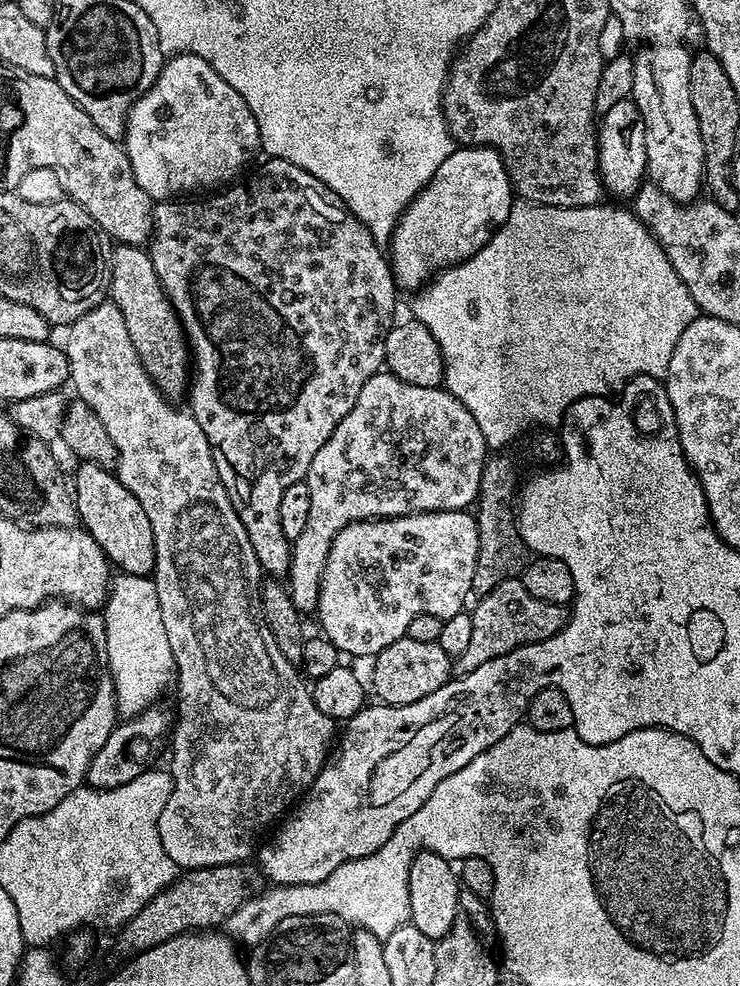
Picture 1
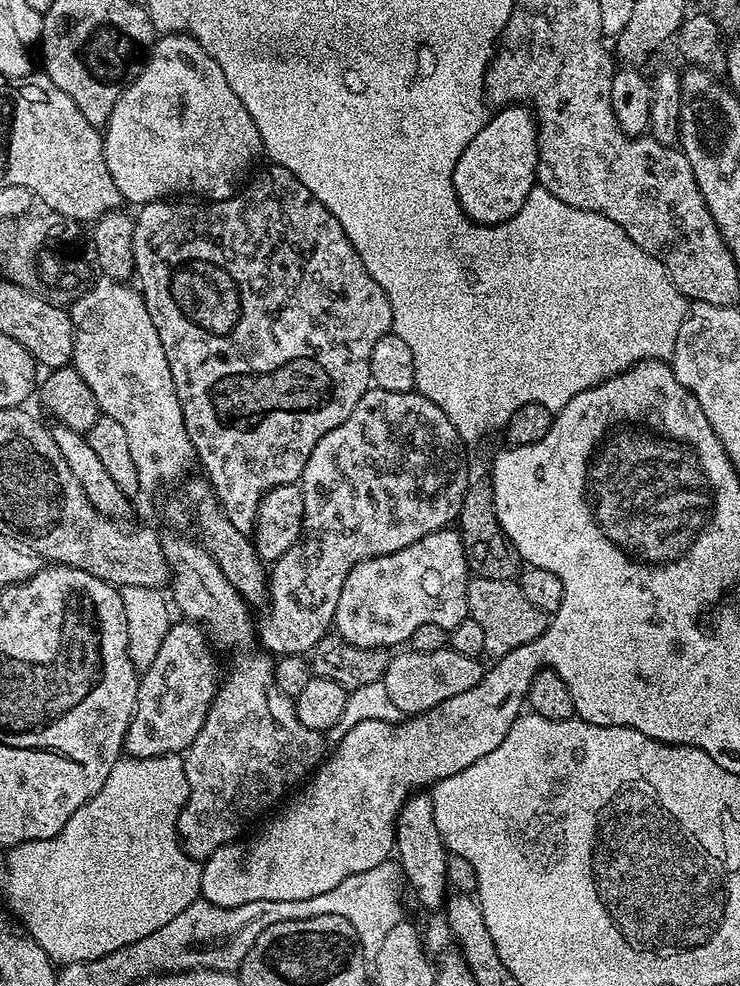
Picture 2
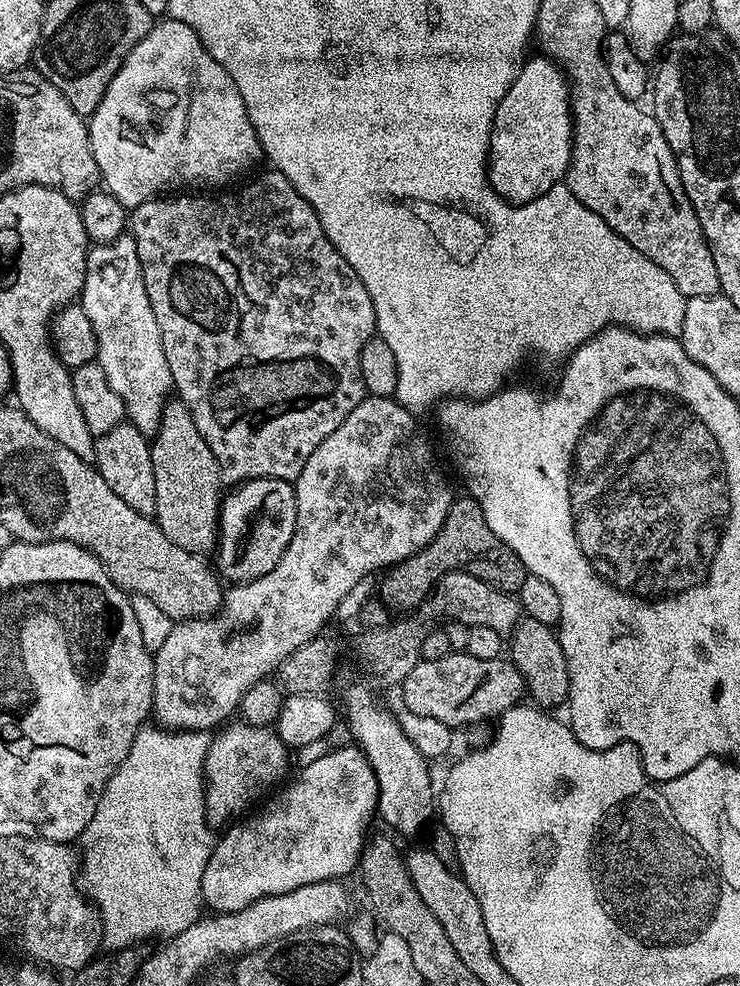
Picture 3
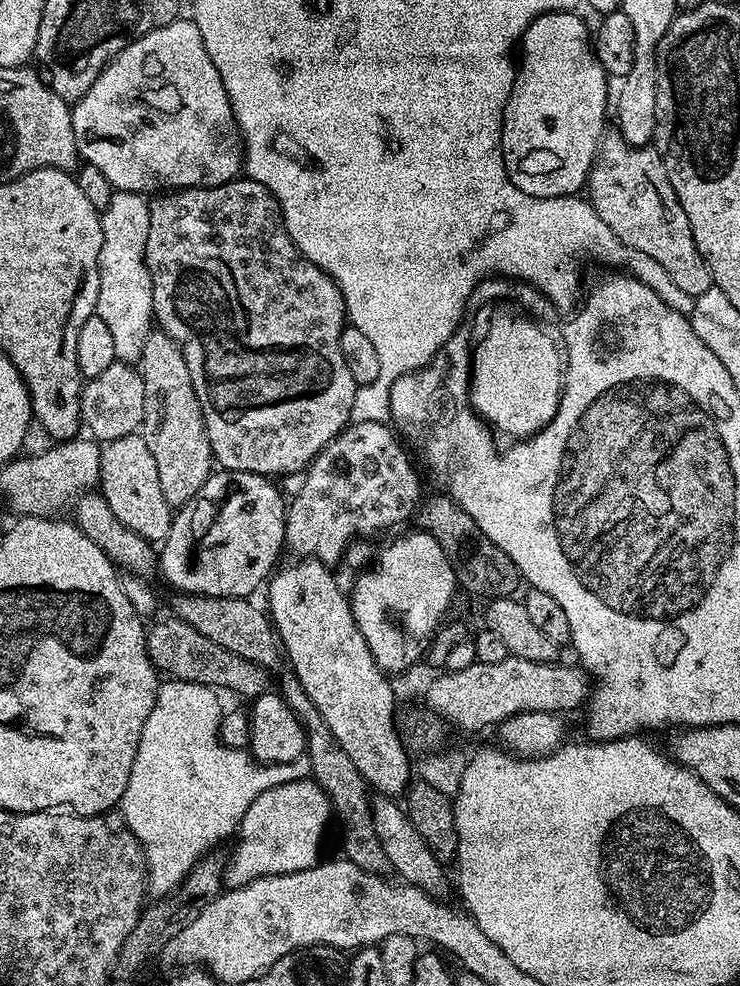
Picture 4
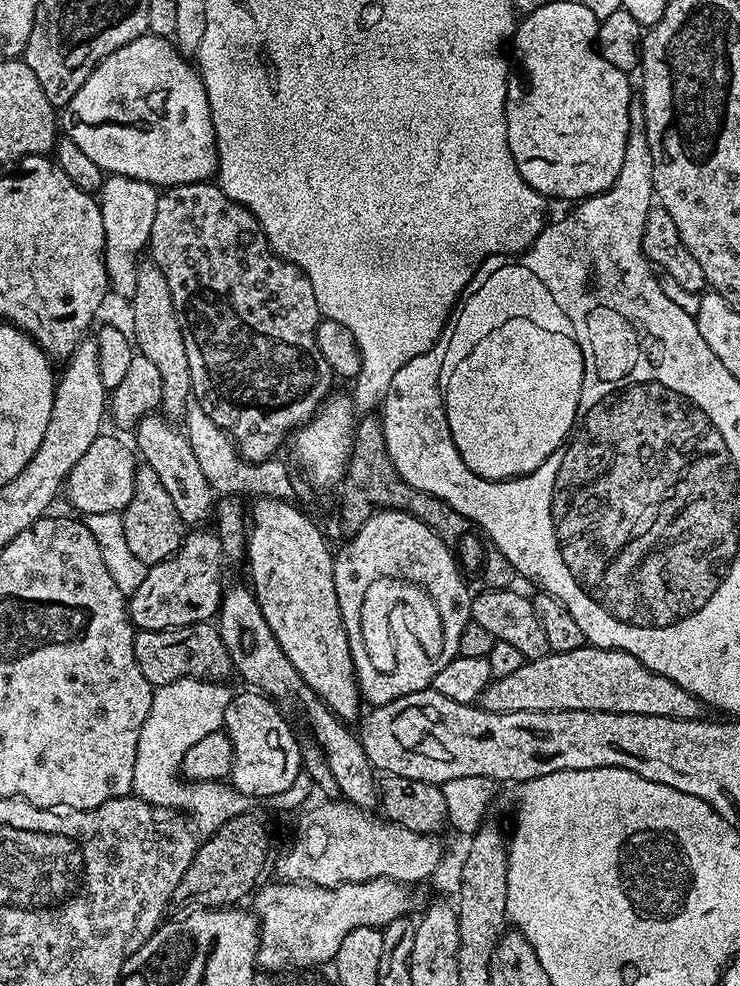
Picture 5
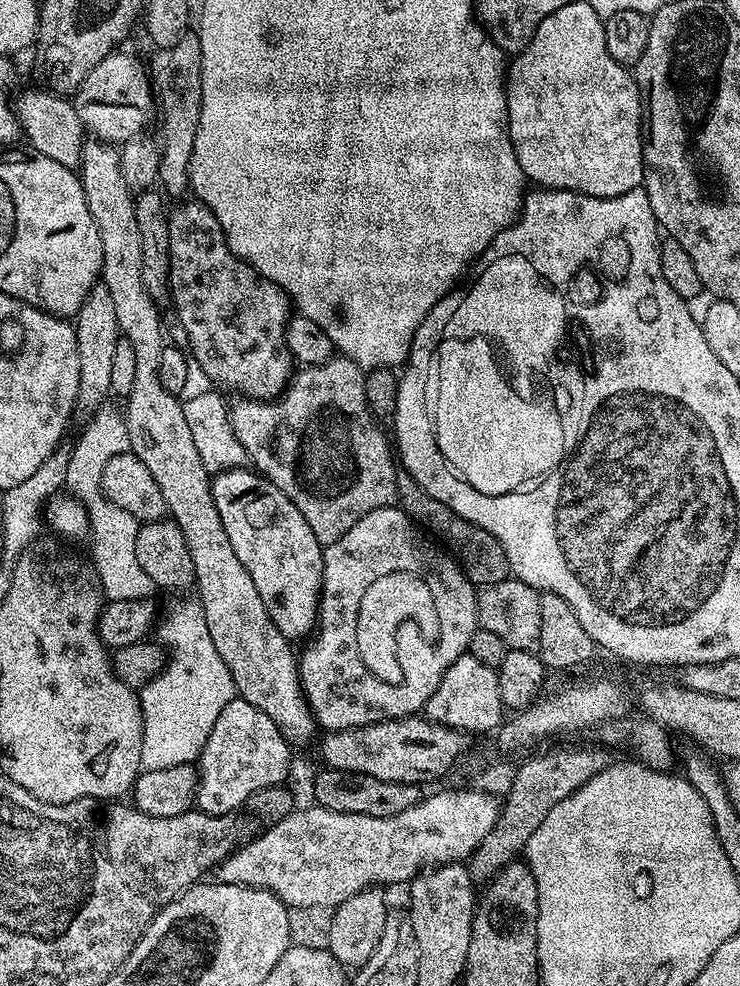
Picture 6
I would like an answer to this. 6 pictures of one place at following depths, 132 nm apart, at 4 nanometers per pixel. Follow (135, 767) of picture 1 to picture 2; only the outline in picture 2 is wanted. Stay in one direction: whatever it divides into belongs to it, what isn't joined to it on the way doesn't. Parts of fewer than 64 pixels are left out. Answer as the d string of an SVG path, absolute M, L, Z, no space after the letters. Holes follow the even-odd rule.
M191 622L173 623L166 638L155 655L154 662L143 669L140 676L140 689L136 713L126 730L124 752L133 760L142 758L158 758L159 756L174 756L188 751L188 747L198 738L198 730L206 722L206 714L210 710L213 698L216 697L218 679L216 680L216 656L213 645L205 631L198 624Z

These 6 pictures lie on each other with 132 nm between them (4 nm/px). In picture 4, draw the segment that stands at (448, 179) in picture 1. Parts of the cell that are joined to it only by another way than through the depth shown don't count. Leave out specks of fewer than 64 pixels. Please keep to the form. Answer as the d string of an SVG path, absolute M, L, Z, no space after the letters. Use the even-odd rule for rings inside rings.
M575 11L547 12L528 27L522 37L524 53L518 56L516 80L504 107L500 153L510 182L534 198L575 196L588 183L596 152L606 134L604 114L610 110L610 77L600 64L590 39L590 28Z

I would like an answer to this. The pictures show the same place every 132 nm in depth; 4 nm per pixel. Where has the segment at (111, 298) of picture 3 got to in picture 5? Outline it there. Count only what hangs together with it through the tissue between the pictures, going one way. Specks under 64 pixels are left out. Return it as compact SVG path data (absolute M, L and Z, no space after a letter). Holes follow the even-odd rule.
M105 175L104 185L98 193L98 203L104 227L104 265L108 271L108 283L113 293L124 298L134 294L136 266L142 253L148 248L150 230L154 226L154 214L158 210L161 193L156 185L138 178Z

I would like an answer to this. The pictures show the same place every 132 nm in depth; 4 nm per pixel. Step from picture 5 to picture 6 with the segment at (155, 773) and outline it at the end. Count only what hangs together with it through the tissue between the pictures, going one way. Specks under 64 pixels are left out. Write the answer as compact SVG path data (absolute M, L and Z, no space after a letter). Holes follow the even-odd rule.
M199 599L174 605L162 620L163 616L158 640L172 653L169 656L167 653L167 663L159 674L138 692L144 719L140 762L145 769L192 764L206 746L206 738L210 738L210 730L214 730L214 722L218 722L218 714L222 714L226 702L237 699L234 678L230 678L226 662L214 650L210 626L206 626L206 614Z

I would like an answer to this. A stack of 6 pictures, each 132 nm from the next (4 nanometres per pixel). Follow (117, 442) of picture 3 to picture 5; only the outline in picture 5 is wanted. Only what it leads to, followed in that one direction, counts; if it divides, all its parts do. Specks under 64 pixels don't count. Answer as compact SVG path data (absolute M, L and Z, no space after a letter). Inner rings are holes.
M140 466L136 469L136 485L134 486L134 498L122 513L122 526L126 530L126 542L138 562L146 565L154 565L163 560L169 560L176 554L183 544L186 535L186 525L180 519L178 510L174 510L174 501L153 468Z

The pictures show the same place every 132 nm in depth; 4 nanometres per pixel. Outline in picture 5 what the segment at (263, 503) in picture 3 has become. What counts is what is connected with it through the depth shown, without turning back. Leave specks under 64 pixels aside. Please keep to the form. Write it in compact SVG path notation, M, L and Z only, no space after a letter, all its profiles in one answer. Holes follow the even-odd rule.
M232 508L220 516L221 541L212 532L200 531L204 530L189 531L174 556L151 565L146 578L142 578L142 586L127 597L128 618L133 629L153 632L181 628L211 621L219 613L220 601L226 591L226 584L220 581L220 575L224 572L224 556L220 551L235 536L245 535L246 520L240 517L238 509Z

